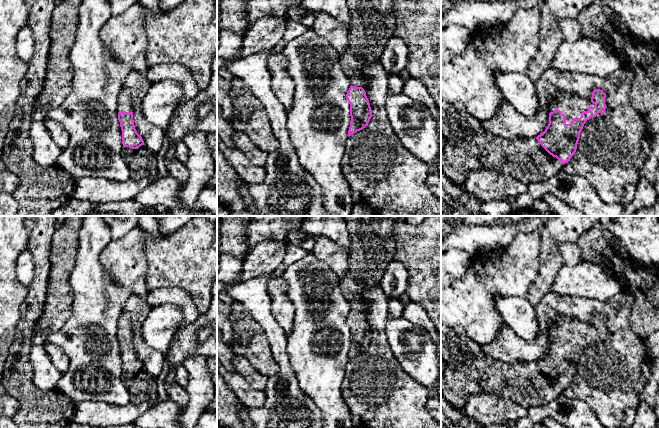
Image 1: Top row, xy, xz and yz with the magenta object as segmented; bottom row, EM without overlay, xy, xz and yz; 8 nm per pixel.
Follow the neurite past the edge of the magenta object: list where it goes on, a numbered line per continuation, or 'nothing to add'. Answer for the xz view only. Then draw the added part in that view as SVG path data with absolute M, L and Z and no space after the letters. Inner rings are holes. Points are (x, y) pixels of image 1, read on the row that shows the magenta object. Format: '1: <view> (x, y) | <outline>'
1: xz (372, 24) | M346 0L351 22L349 25L349 46L340 54L341 67L345 75L350 79L351 85L363 87L361 80L361 58L380 62L382 51L395 30L395 14L393 3L396 0Z

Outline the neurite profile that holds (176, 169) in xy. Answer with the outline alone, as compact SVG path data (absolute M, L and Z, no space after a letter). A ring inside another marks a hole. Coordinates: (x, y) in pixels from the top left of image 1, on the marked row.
M164 158L164 163L169 173L169 177L179 180L181 182L186 182L188 180L189 172L185 164L183 164L176 158L172 160Z

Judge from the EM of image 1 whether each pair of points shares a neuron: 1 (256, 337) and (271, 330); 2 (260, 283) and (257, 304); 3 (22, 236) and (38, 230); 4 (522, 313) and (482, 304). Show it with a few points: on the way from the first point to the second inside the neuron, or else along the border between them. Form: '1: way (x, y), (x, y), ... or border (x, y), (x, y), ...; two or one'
1: border (250, 315), (264, 332), (272, 355); two
2: way (257, 288), (257, 299); one
3: border (24, 226), (28, 234), (26, 250); two
4: border (515, 295), (495, 297), (494, 308), (504, 323); two

